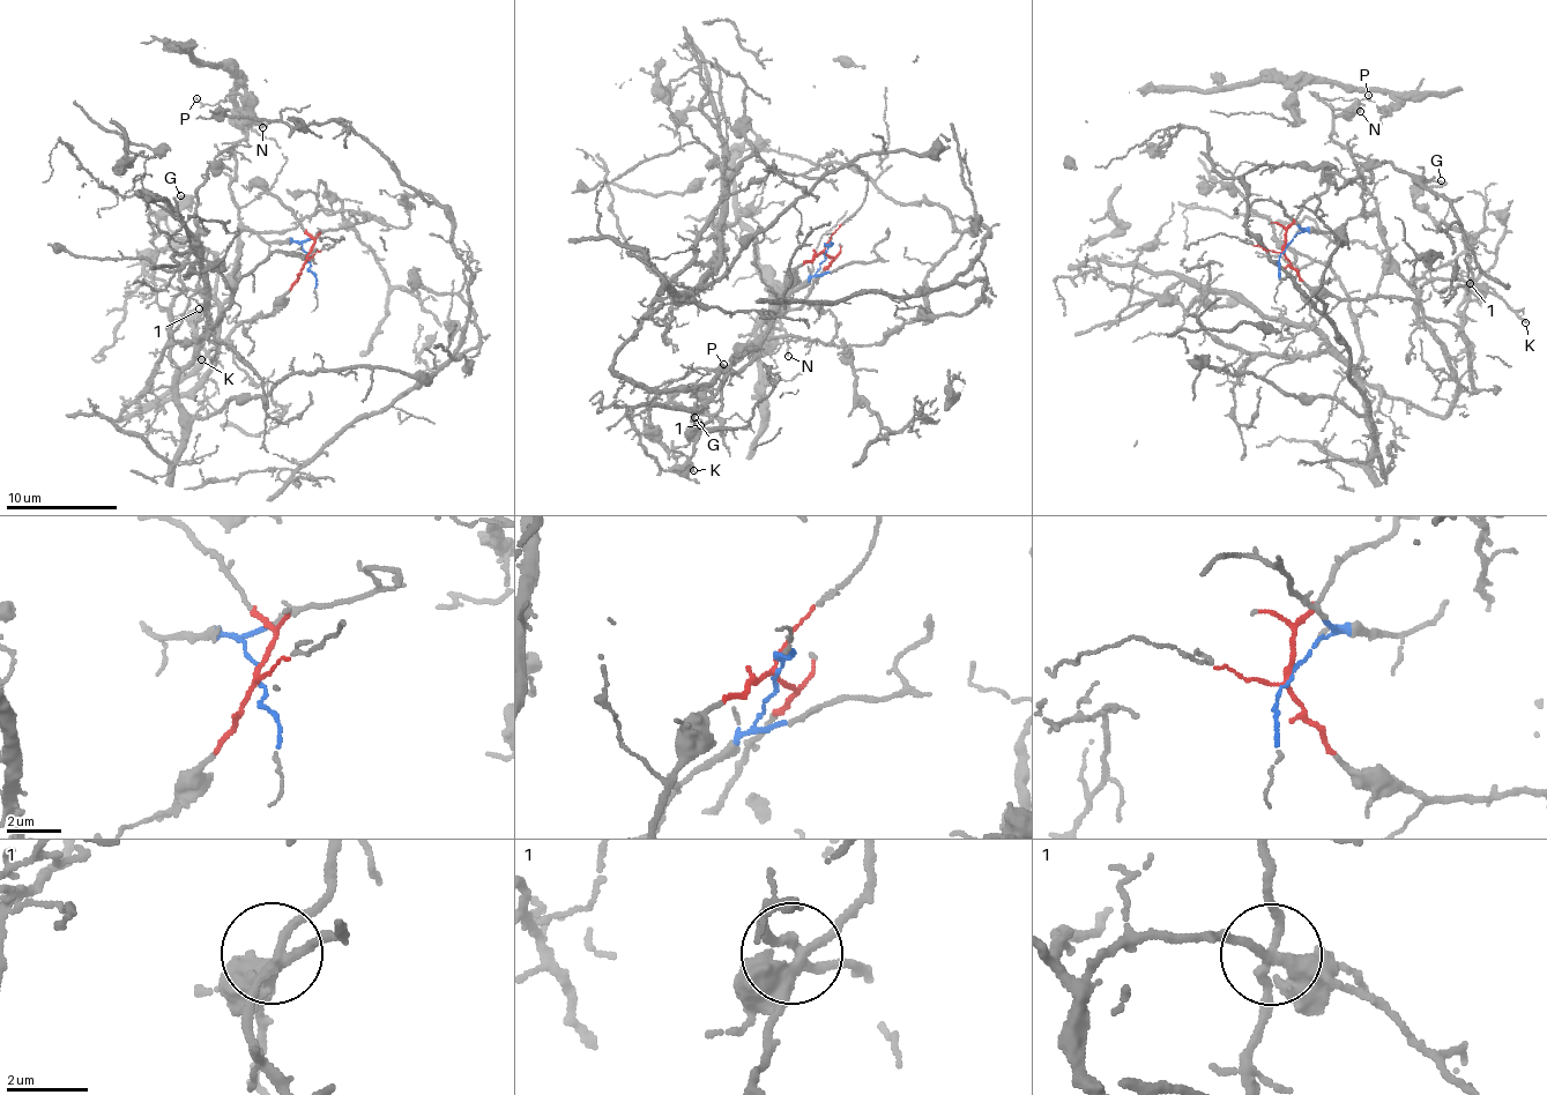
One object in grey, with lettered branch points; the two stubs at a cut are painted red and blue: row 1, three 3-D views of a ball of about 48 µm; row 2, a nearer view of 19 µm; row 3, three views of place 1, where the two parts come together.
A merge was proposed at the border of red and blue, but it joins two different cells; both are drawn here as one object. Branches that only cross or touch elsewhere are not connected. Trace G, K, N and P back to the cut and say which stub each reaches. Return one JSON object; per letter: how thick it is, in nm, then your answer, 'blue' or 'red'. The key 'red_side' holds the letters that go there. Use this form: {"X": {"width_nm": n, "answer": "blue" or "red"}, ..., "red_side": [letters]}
{"G": {"width_nm": 140, "answer": "red"}, "K": {"width_nm": 160, "answer": "blue"}, "N": {"width_nm": 160, "answer": "blue"}, "P": {"width_nm": 140, "answer": "blue"}, "red_side": ["G"]}

